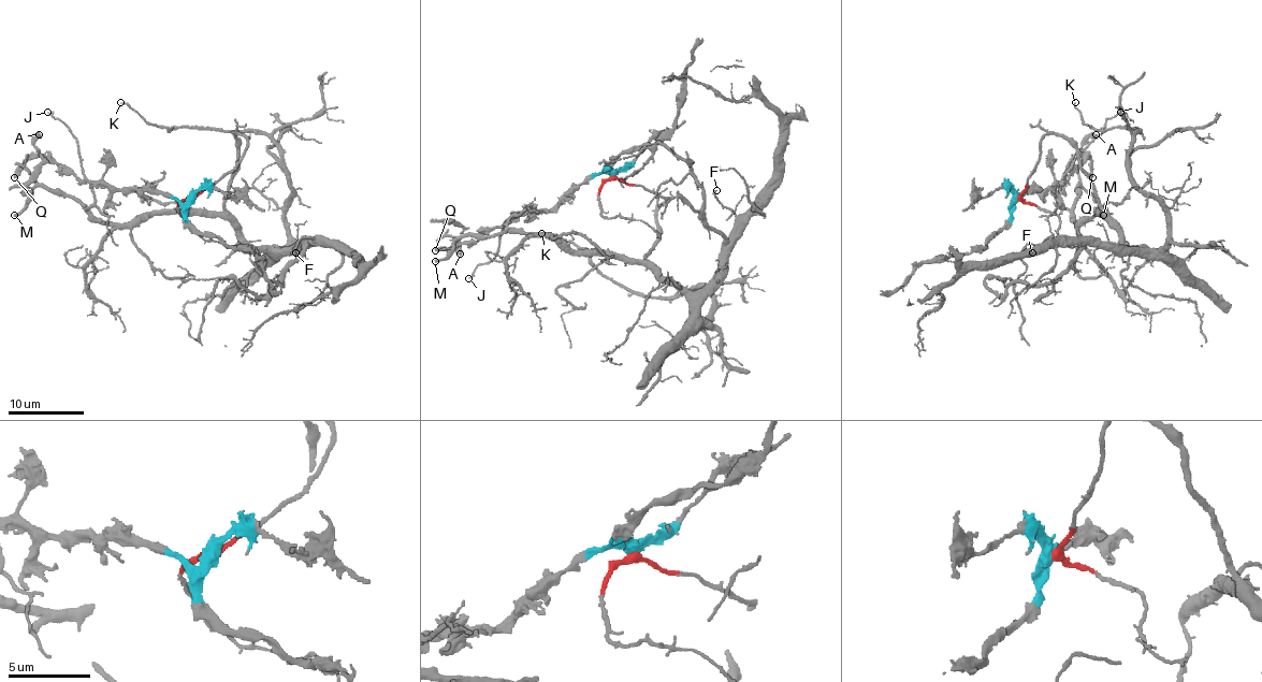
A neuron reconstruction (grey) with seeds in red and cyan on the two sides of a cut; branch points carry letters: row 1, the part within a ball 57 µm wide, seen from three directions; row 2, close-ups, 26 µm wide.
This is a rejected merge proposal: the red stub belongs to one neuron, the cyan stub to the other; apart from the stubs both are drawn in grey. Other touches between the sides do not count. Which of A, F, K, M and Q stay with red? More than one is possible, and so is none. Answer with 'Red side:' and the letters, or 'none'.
Red side: F, K, M

